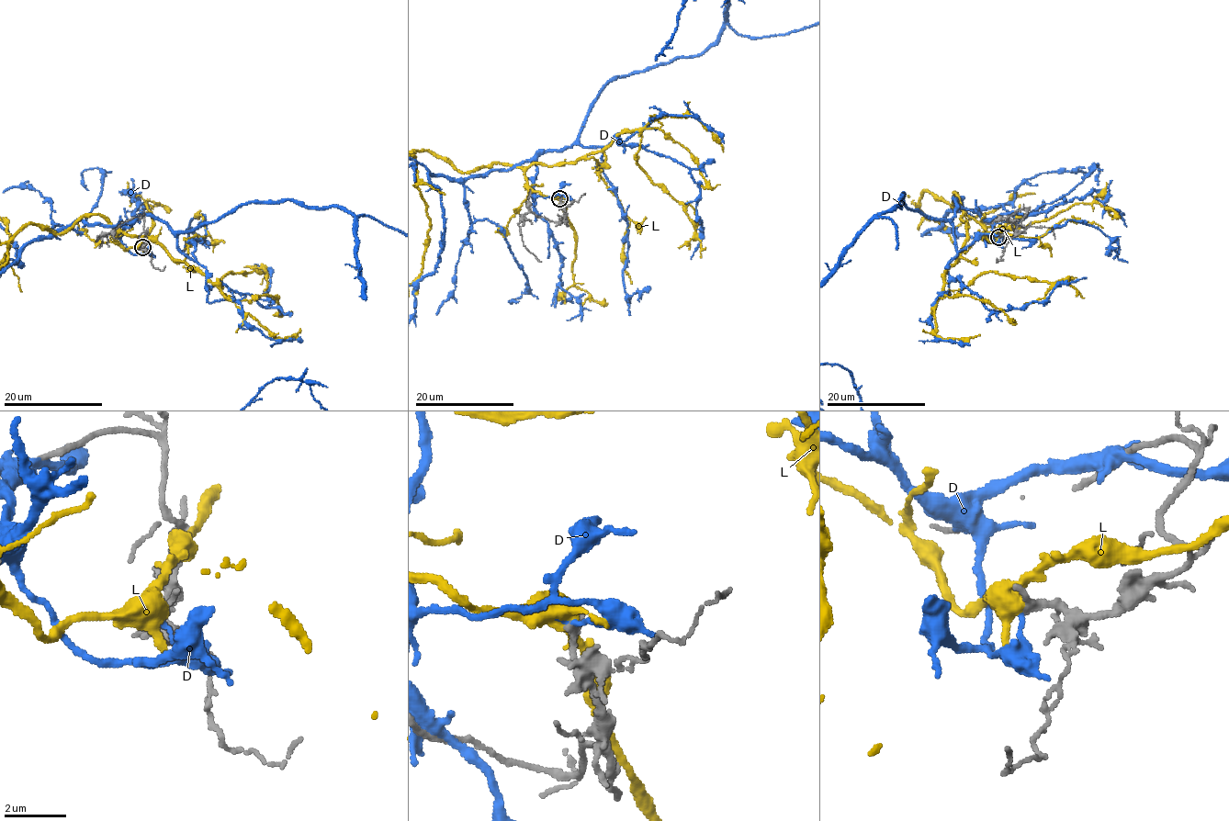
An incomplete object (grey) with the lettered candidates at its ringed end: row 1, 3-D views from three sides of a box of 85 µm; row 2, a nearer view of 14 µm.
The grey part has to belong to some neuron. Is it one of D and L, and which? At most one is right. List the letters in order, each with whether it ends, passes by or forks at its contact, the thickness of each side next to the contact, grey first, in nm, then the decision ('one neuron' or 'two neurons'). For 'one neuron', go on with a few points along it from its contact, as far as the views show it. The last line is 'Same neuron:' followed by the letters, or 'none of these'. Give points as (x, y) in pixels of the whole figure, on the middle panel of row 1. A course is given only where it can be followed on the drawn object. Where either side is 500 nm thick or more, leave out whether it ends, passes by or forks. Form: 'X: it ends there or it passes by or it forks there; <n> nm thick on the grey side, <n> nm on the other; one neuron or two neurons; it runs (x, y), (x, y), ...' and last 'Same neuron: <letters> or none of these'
D: it ends there; 260 nm thick on the grey side, 200 nm on the other; two neurons
L: it forks there; 190 nm thick on the grey side, 400 nm on the other; two neurons
Same neuron: none of these

